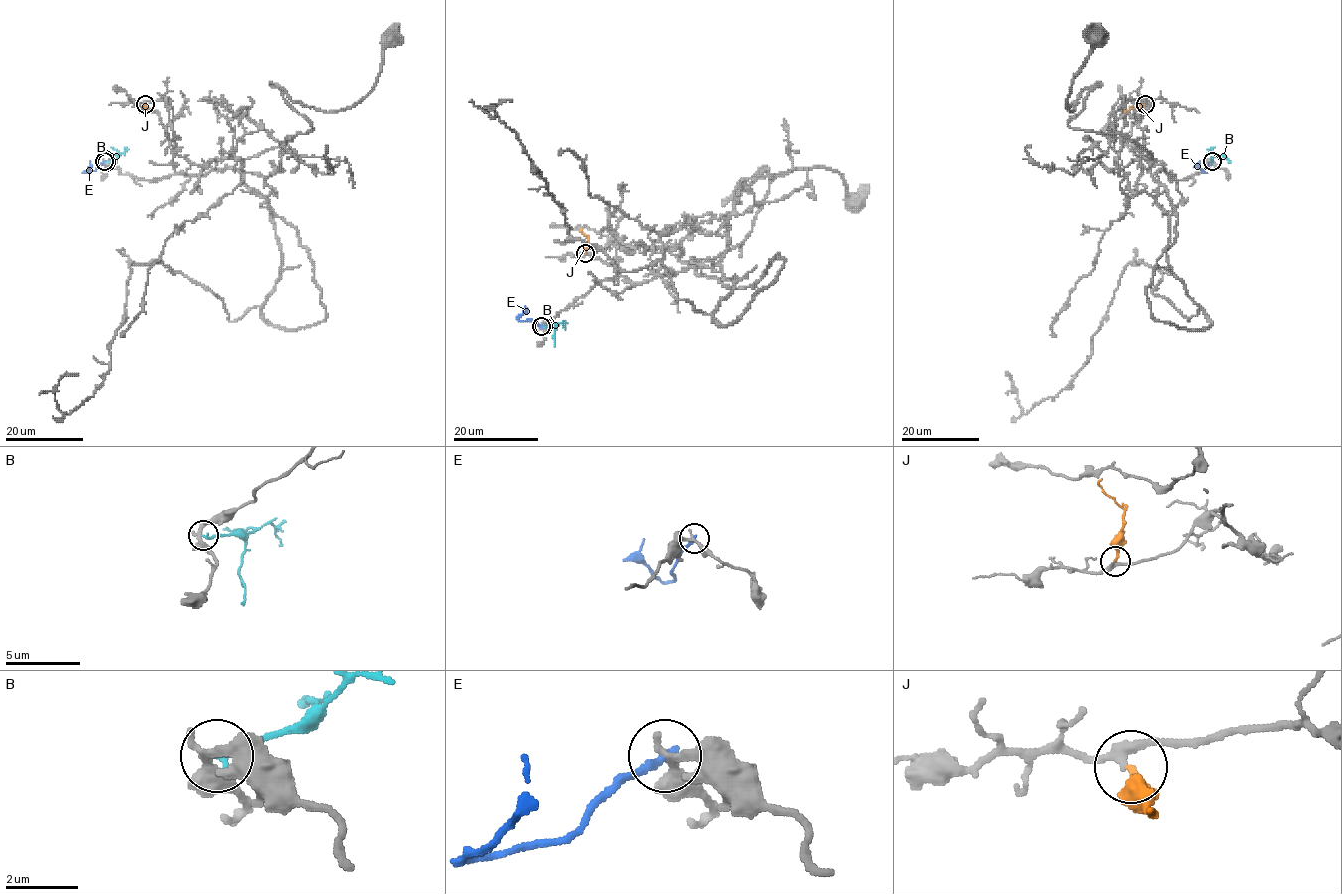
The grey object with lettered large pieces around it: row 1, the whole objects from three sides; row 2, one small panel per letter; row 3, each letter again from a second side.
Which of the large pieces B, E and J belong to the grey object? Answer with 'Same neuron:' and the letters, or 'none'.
Same neuron: J

